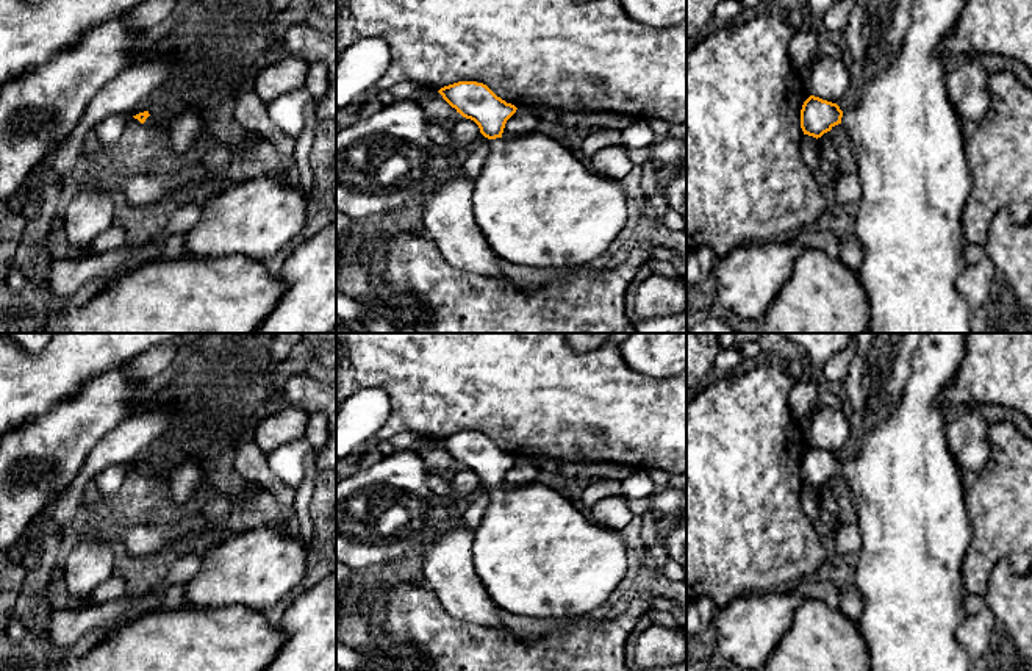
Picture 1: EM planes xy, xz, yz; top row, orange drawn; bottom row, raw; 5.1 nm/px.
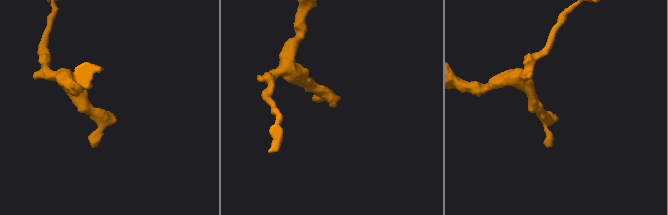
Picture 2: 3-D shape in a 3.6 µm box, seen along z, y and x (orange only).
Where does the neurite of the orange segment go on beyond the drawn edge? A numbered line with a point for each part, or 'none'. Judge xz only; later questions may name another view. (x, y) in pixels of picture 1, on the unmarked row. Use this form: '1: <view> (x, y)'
1: xz (537, 556)

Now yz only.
1: yz (907, 490)

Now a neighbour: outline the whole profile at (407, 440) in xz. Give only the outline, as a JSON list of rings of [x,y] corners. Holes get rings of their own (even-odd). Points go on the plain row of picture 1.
[[[402,432],[388,440],[394,449],[421,450],[428,441],[414,432]]]

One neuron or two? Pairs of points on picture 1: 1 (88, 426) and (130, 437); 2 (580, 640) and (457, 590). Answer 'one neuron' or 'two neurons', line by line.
1: two neurons
2: two neurons

